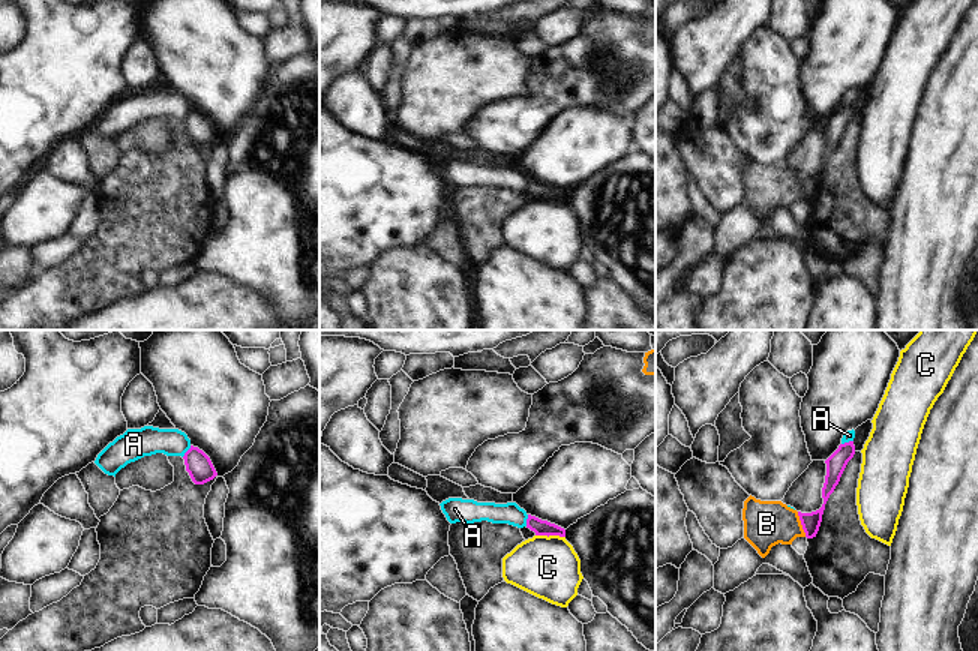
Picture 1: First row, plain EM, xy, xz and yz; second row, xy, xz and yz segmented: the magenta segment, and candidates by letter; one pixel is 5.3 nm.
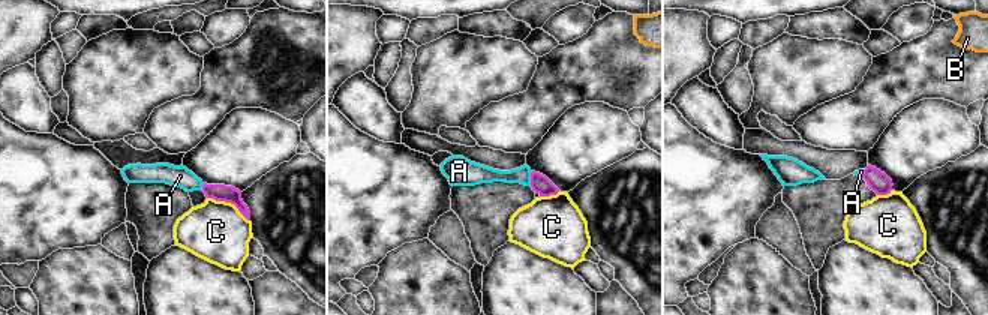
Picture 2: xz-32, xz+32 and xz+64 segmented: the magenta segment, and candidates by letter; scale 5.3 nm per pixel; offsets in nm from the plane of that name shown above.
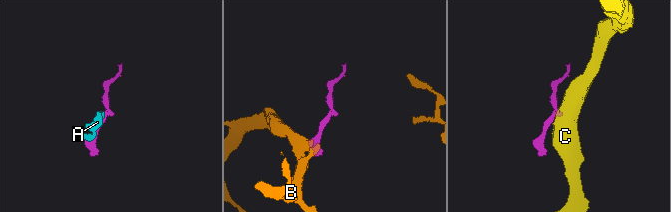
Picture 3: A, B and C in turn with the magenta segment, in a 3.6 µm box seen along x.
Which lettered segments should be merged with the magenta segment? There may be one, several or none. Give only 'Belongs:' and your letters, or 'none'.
Belongs: none

